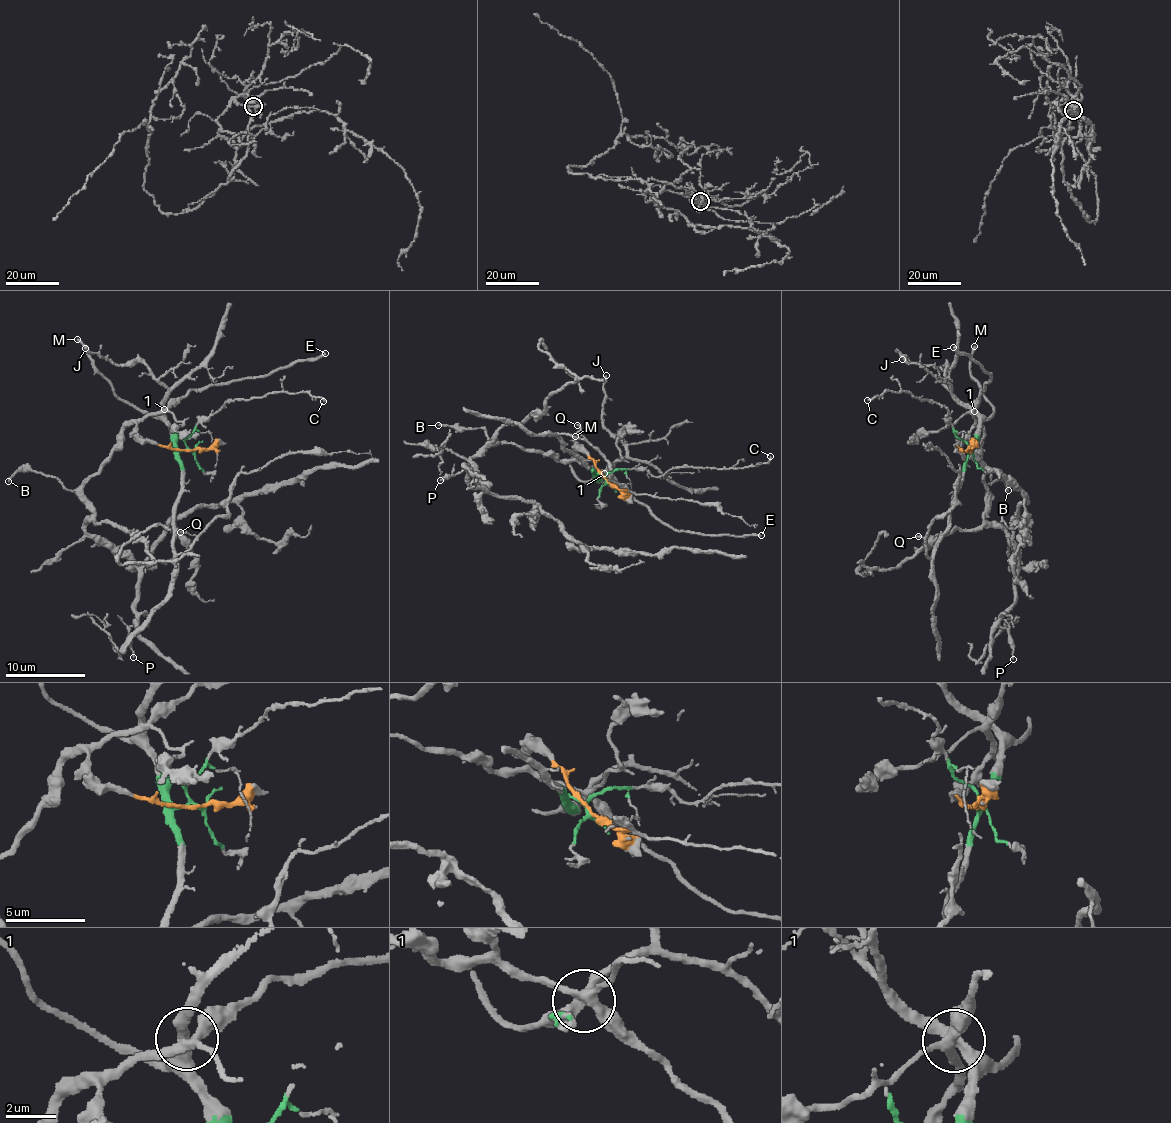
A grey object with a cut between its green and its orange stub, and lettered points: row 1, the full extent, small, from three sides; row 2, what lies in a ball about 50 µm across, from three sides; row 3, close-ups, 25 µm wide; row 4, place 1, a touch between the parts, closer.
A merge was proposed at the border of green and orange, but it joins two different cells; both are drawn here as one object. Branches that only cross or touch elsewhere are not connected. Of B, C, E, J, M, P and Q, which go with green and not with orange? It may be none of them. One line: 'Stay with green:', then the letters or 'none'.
Stay with green: C, J, M, Q

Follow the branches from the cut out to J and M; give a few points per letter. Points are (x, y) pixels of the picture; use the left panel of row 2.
J: (189, 449), (178, 449), (162, 406), (167, 391), (142, 362), (117, 364), (86, 348)
M: (189, 449), (180, 451), (164, 422), (118, 397), (110, 382), (94, 366), (89, 352), (78, 338)

